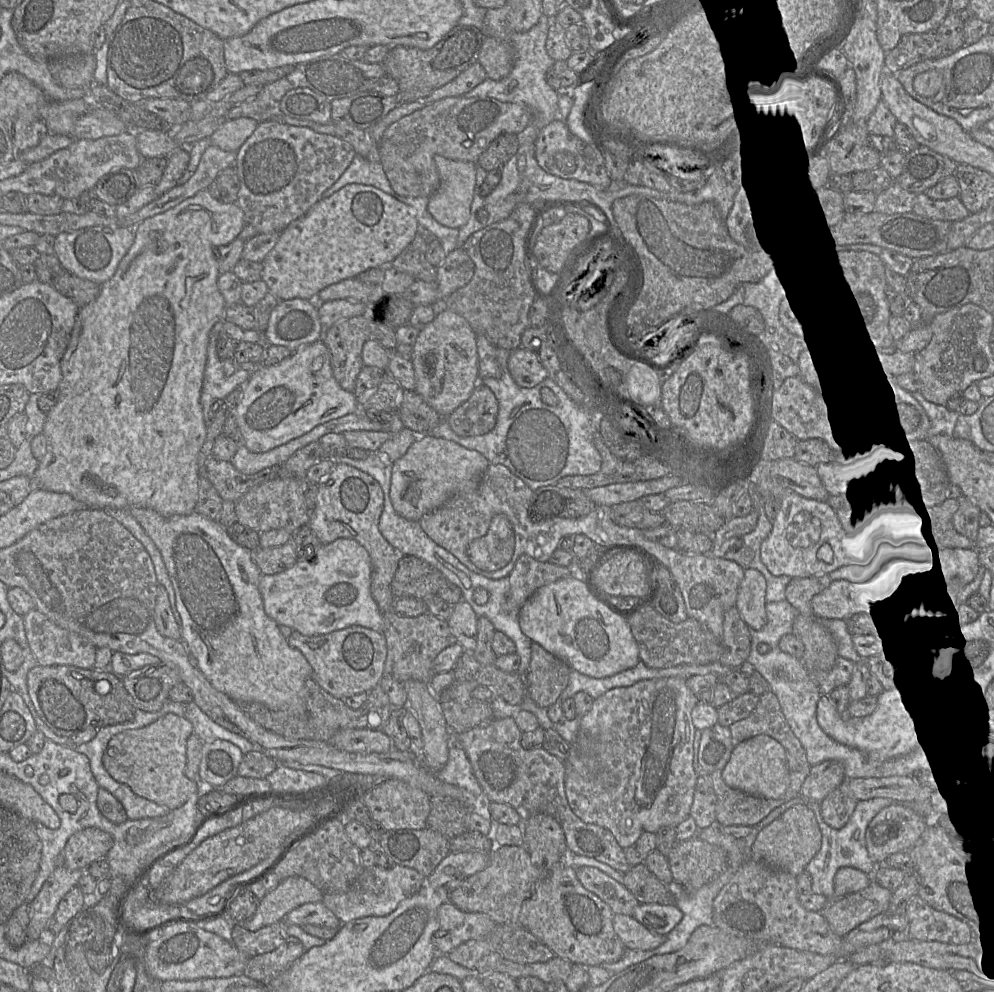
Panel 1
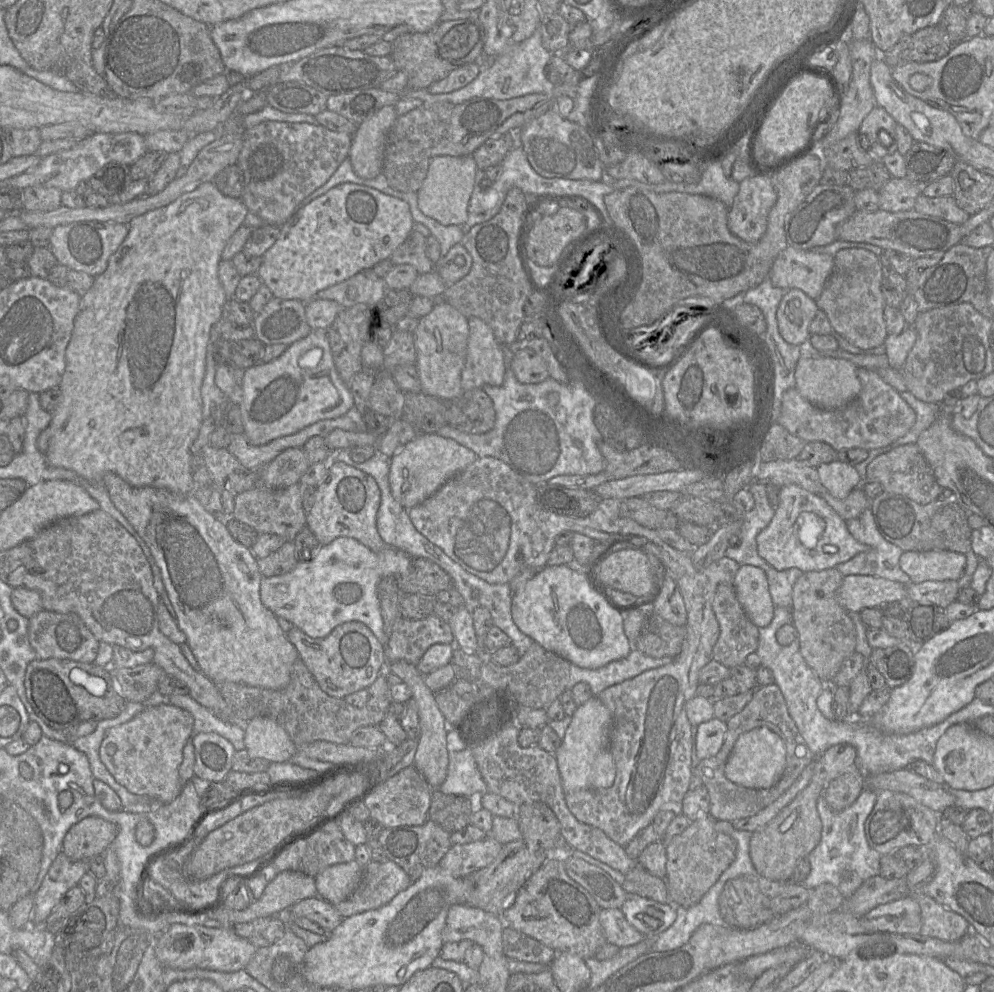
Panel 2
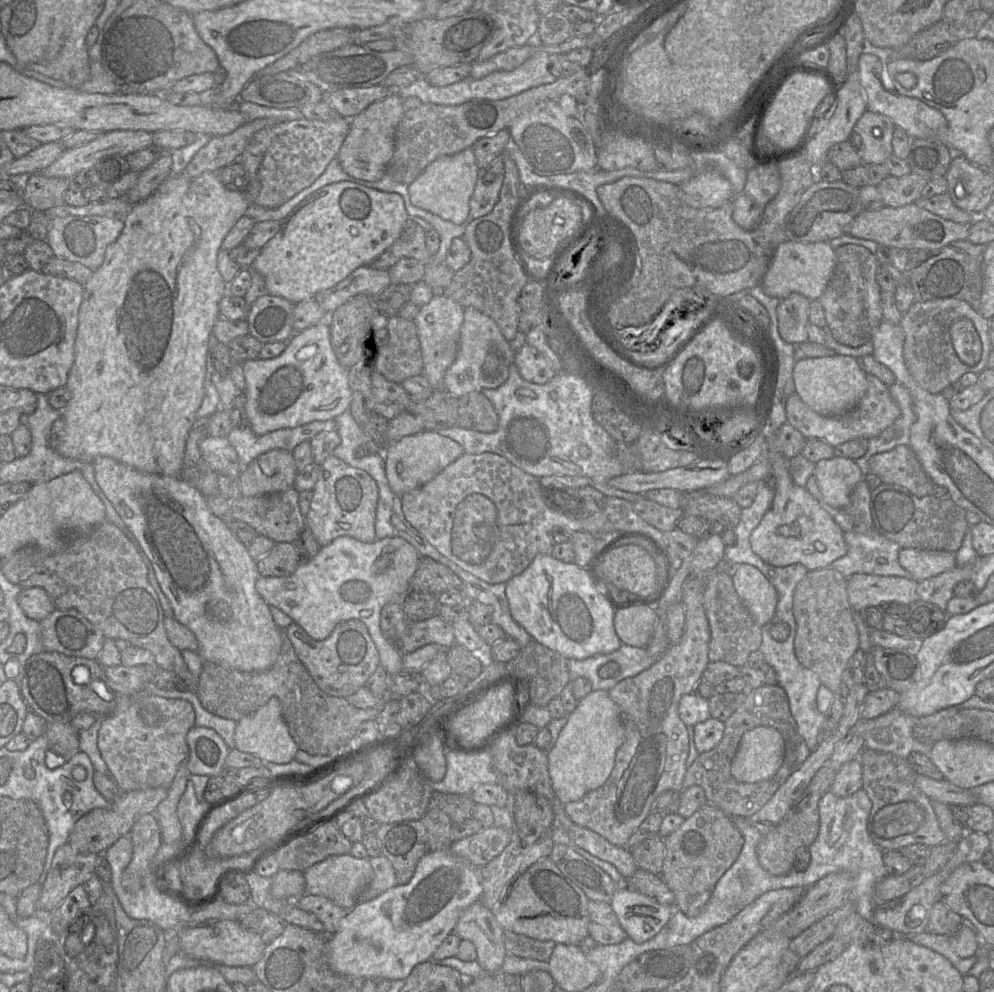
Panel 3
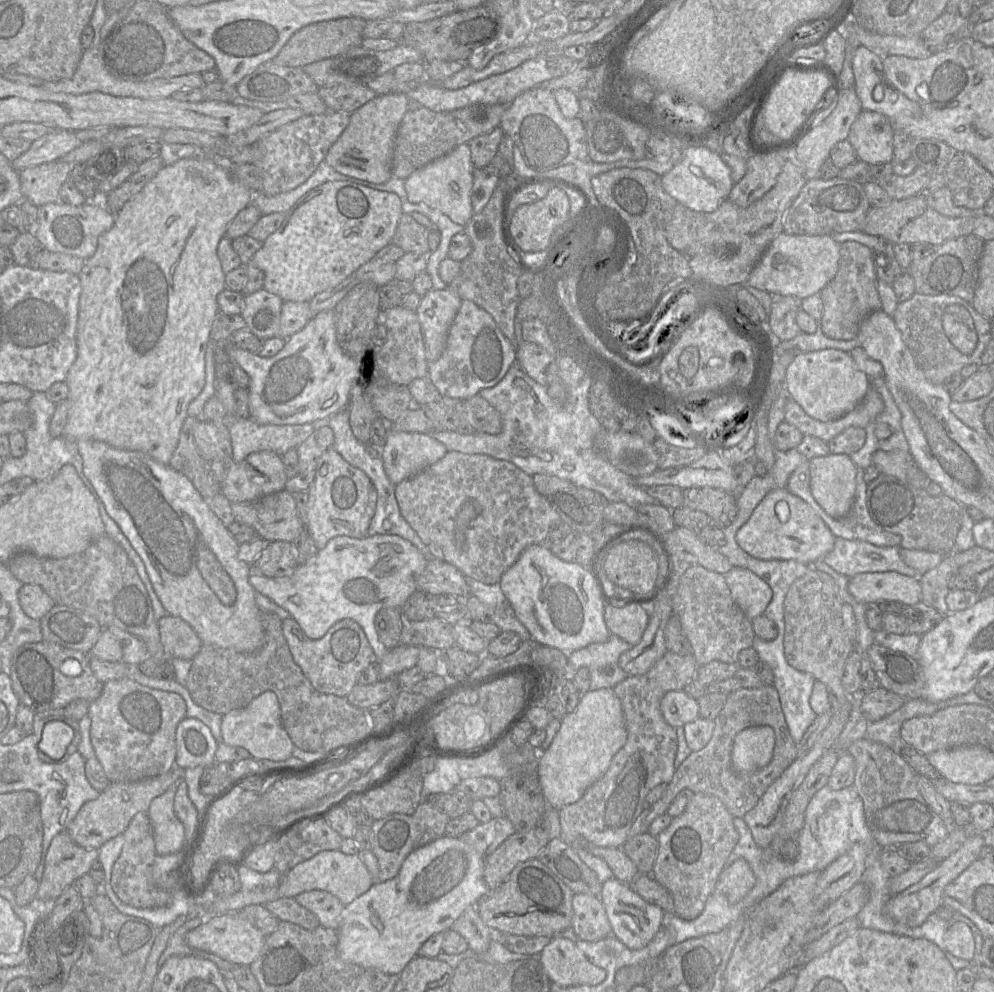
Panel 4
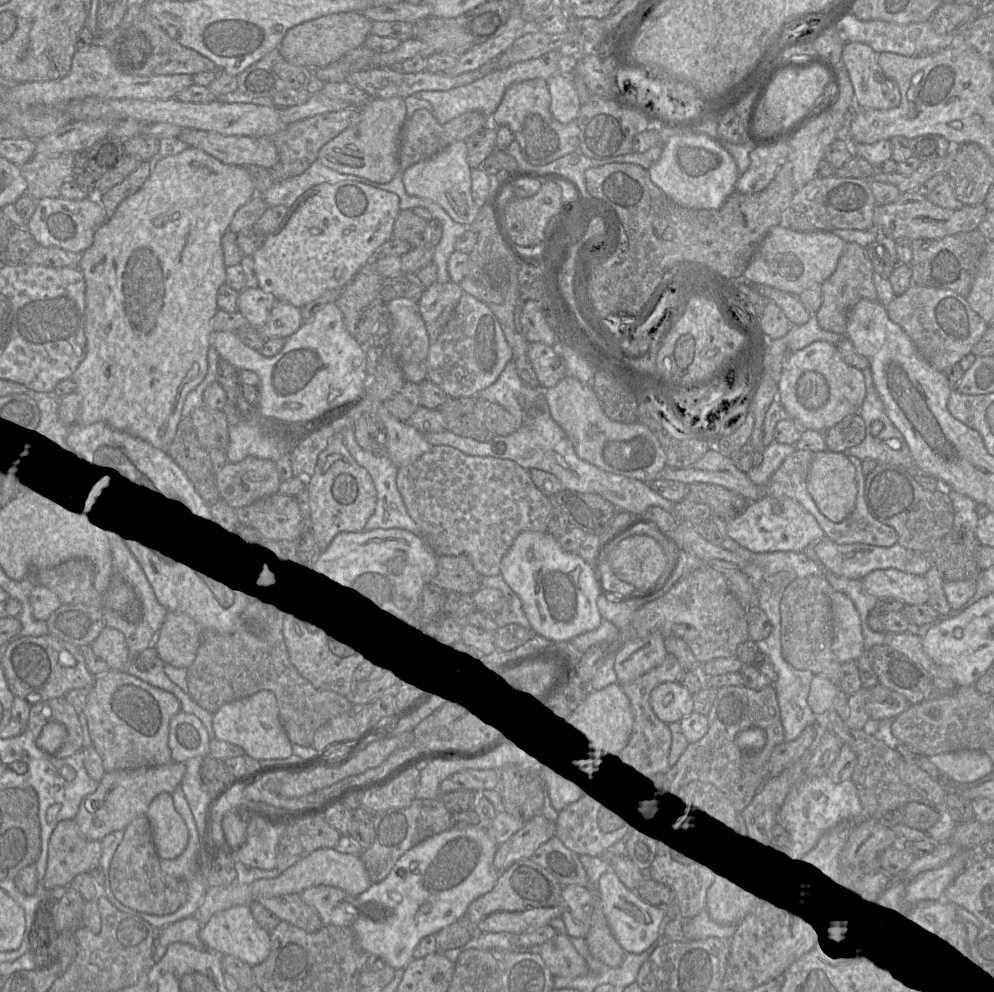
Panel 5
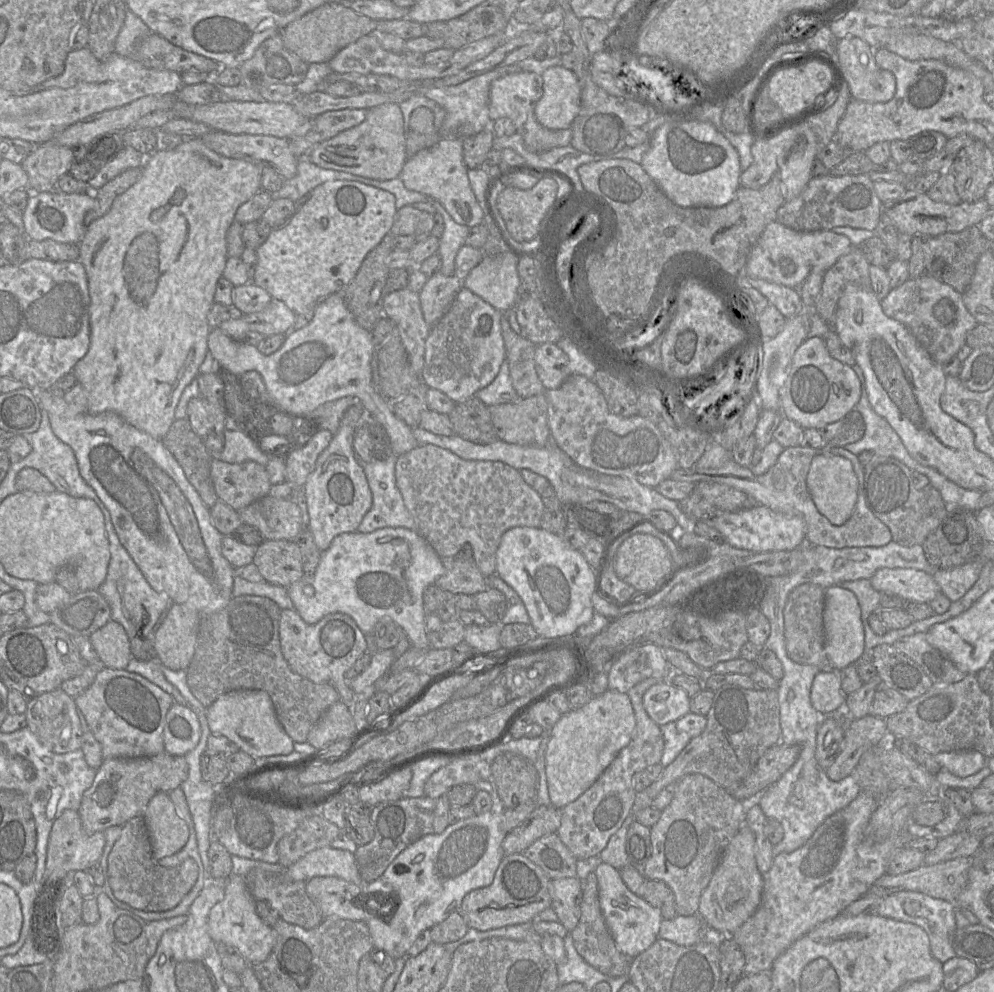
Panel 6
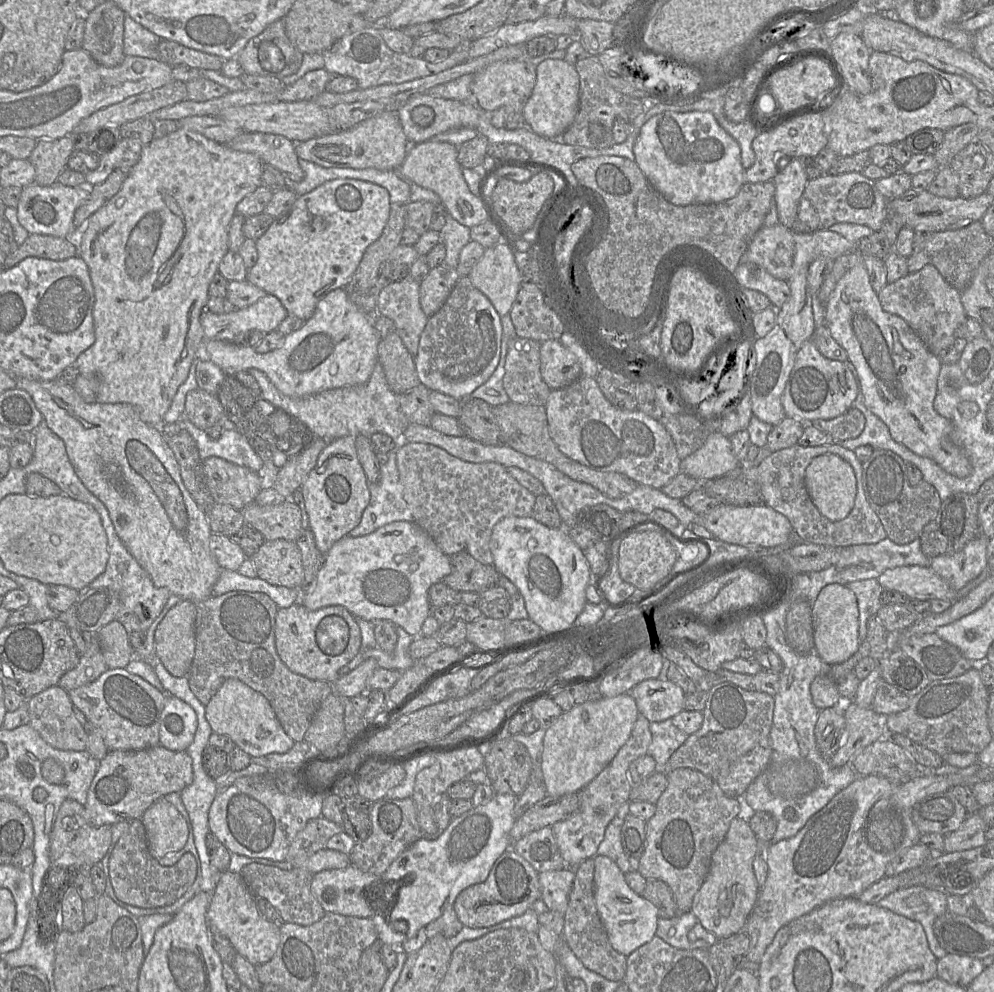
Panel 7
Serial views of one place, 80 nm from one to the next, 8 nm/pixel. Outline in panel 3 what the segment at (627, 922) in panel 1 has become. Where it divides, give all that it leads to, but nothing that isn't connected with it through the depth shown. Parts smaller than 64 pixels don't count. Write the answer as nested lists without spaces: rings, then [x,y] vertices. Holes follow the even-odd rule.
[[[589,901],[589,938],[598,944],[618,944],[627,937],[610,903]]]

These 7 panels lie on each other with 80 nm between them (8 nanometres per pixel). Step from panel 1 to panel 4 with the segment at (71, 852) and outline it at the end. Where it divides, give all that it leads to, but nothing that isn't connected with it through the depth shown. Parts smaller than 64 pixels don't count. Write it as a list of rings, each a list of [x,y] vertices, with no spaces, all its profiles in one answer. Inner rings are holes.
[[[174,766],[168,772],[139,782],[112,782],[95,800],[86,802],[68,825],[72,840],[86,849],[99,849],[107,841],[123,834],[132,818],[139,812],[147,813],[151,801],[164,794],[169,787],[183,780],[183,770]]]

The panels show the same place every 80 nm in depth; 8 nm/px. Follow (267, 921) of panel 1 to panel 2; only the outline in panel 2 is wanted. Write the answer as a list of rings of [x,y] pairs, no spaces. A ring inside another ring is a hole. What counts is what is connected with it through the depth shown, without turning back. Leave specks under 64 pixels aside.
[[[282,871],[268,882],[261,898],[246,909],[232,910],[223,906],[210,912],[206,917],[221,922],[223,926],[233,928],[238,923],[275,916],[281,911],[289,910],[297,902],[315,896],[318,894],[313,877],[298,871]]]

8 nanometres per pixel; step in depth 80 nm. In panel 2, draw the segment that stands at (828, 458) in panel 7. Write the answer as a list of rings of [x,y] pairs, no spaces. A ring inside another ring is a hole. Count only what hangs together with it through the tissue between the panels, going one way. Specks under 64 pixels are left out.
[[[839,460],[821,464],[817,471],[823,487],[837,499],[847,498],[862,483],[854,466]]]

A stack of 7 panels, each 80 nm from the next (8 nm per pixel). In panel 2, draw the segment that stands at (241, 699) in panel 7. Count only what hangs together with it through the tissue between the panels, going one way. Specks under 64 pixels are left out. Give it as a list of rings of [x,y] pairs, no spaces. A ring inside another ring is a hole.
[[[255,717],[244,724],[244,744],[250,756],[271,763],[288,762],[297,751],[285,729],[268,717]]]

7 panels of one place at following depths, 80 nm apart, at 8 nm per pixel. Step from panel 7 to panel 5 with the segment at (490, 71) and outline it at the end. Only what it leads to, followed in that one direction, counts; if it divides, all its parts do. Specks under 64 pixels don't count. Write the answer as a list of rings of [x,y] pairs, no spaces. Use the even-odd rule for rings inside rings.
[[[531,79],[511,85],[490,117],[490,125],[507,126],[514,134],[524,159],[544,166],[579,150],[579,126],[575,121],[563,124],[550,111],[551,95],[545,79]]]

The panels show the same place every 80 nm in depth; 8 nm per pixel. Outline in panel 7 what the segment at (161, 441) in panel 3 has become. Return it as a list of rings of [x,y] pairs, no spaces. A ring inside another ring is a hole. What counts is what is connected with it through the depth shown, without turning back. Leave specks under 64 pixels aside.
[[[178,128],[162,138],[154,138],[142,147],[139,161],[127,172],[120,190],[87,220],[78,236],[78,255],[89,268],[94,288],[93,323],[96,339],[93,345],[78,356],[74,364],[80,374],[97,375],[100,378],[100,390],[96,402],[127,403],[138,410],[141,419],[147,424],[157,427],[163,424],[164,415],[178,388],[187,379],[191,366],[202,356],[206,340],[200,316],[210,297],[209,285],[218,272],[221,260],[229,250],[228,226],[236,213],[237,204],[262,185],[263,166],[261,159],[253,153],[236,151],[198,132]]]

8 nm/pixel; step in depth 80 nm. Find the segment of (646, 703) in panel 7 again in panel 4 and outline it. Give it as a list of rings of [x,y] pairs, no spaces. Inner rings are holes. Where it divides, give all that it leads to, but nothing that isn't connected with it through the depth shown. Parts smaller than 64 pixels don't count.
[[[685,689],[667,692],[660,702],[660,709],[666,722],[675,728],[699,717],[698,701]]]

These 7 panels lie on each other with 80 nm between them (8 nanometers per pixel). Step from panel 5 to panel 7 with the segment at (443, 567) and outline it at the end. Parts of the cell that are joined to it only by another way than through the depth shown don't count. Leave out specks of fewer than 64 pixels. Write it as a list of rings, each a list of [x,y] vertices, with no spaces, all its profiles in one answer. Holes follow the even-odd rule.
[[[462,551],[450,557],[452,571],[442,581],[459,592],[478,592],[497,585],[500,574],[494,565],[485,565]]]

